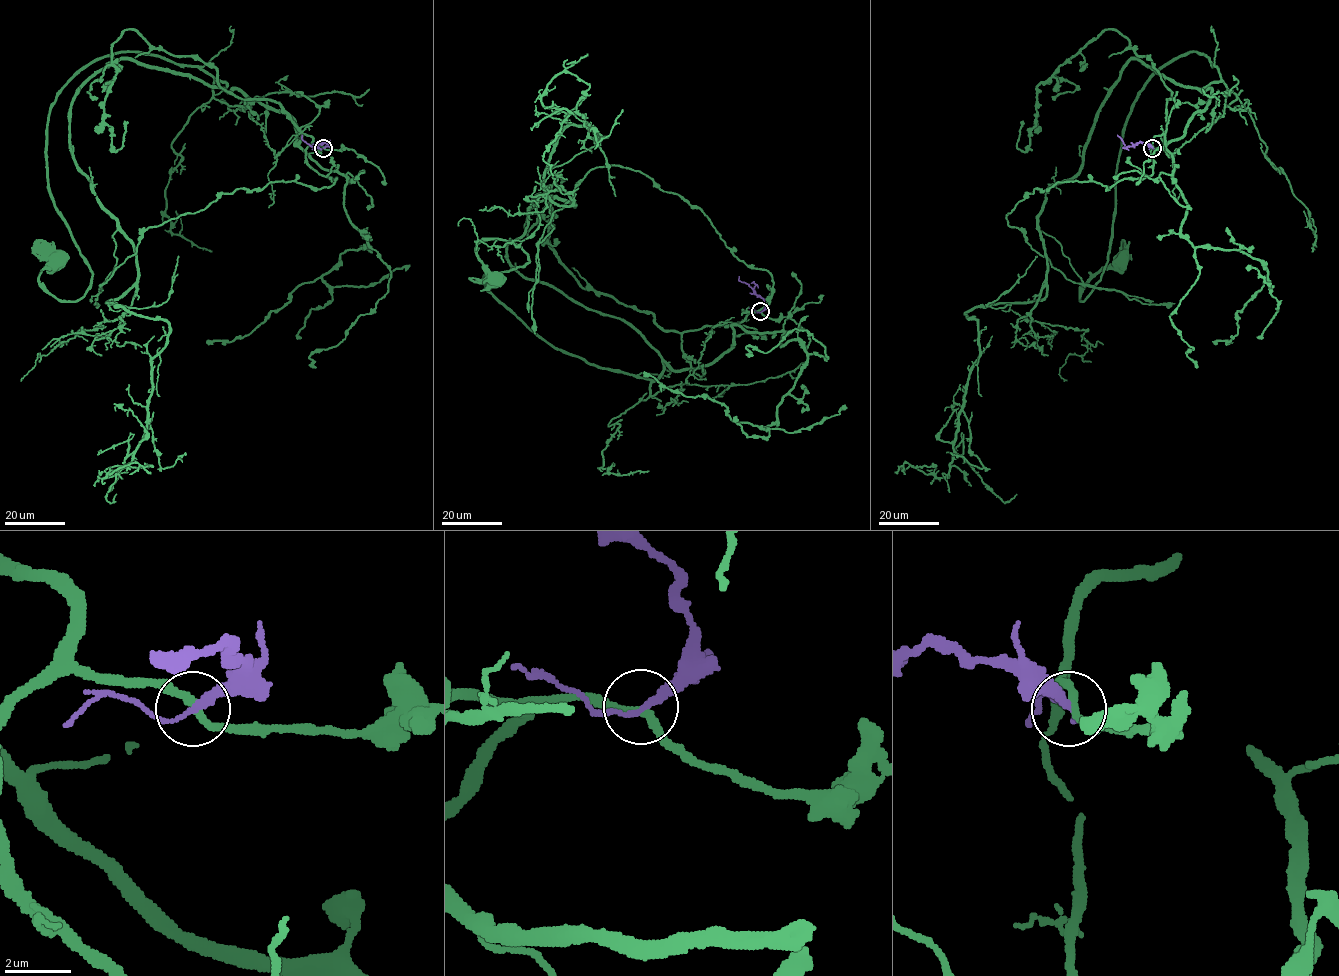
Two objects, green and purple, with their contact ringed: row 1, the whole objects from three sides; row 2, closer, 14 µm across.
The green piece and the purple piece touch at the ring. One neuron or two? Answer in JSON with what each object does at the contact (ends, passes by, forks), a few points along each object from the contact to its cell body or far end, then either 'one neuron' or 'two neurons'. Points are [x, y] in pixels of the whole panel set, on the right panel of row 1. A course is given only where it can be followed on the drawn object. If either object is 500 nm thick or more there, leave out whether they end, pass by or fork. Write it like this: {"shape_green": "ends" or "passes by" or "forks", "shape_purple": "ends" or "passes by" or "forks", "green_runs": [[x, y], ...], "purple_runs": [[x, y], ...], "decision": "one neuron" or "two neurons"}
{"shape_green": "passes by", "shape_purple": "passes by", "green_runs": [[1152, 147], [1205, 107], [1220, 78], [1205, 55], [1171, 60], [1137, 94], [1107, 264], [1080, 300], [1122, 263]], "purple_runs": [[1152, 147], [1140, 142], [1126, 147], [1117, 135]], "decision": "two neurons"}

